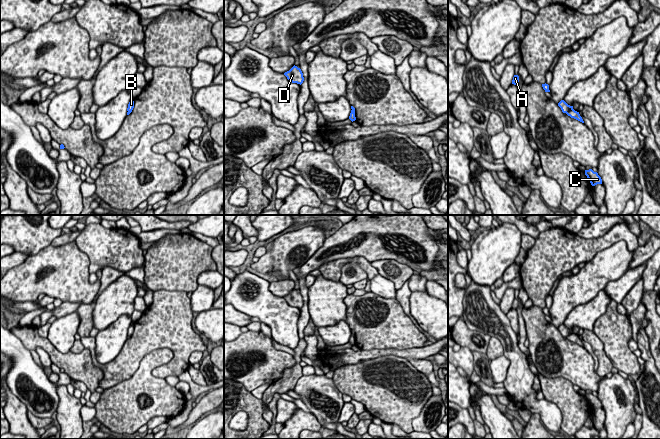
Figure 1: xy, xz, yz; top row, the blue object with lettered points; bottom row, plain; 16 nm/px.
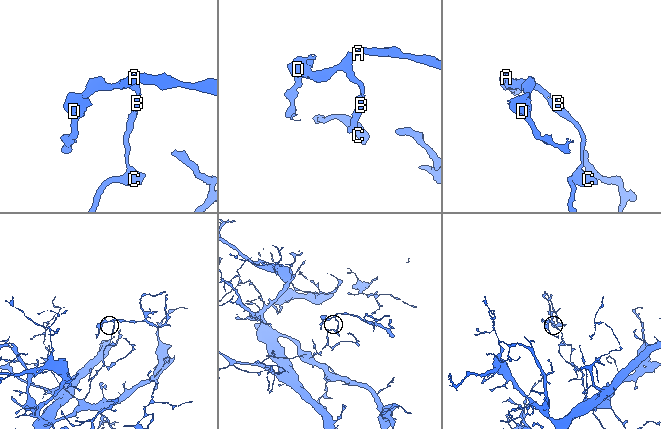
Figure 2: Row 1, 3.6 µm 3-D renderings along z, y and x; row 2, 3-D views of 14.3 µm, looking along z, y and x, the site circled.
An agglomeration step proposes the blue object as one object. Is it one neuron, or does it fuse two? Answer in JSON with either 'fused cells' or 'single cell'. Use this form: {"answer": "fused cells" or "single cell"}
{"answer": "fused cells"}

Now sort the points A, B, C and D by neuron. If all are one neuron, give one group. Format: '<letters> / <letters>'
A B D / C

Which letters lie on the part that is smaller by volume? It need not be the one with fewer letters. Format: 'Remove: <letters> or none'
Remove: A, B, D

